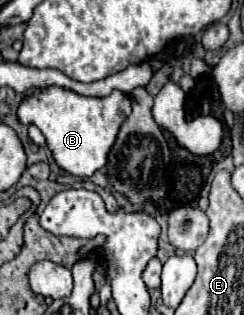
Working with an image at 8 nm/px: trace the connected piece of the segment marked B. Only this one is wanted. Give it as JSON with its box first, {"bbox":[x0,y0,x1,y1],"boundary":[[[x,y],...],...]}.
{"bbox":[18,86,130,178],"boundary":[[[56,86],[42,88],[18,110],[20,120],[24,120],[26,124],[36,124],[40,128],[54,156],[54,162],[62,170],[78,178],[90,178],[96,170],[106,166],[110,148],[128,114],[130,98],[122,92],[112,92],[104,98],[86,98]]]}

